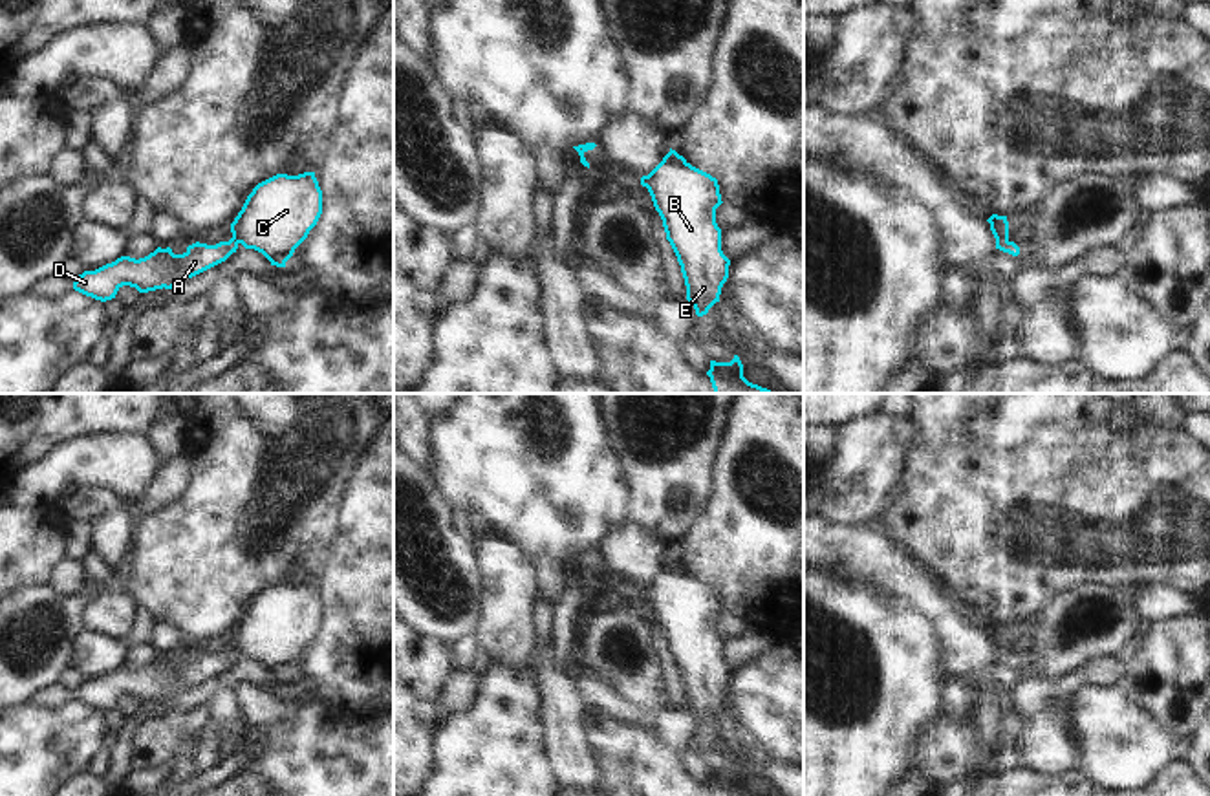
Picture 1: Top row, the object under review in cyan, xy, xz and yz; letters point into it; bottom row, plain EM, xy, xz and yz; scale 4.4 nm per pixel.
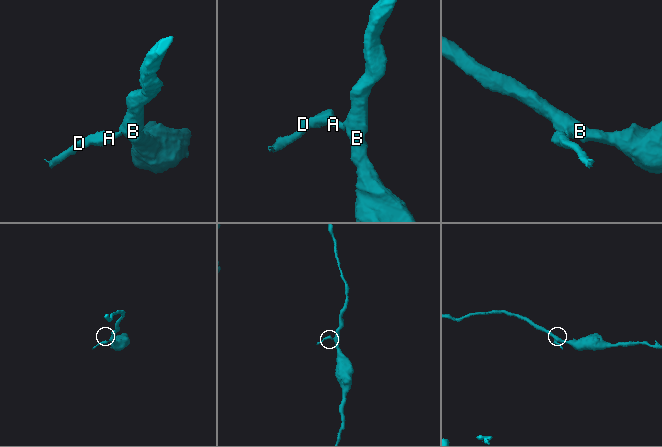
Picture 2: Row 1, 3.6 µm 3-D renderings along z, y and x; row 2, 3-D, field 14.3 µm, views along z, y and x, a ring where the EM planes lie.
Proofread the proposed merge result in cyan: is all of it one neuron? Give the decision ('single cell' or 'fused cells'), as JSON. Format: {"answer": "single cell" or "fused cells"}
{"answer": "fused cells"}

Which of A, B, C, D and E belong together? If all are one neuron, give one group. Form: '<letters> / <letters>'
A D / B C E

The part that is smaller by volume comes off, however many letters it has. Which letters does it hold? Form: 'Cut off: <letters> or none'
Cut off: A, D

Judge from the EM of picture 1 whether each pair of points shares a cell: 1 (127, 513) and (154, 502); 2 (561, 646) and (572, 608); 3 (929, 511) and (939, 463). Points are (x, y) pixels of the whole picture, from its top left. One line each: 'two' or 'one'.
1: two
2: one
3: one

